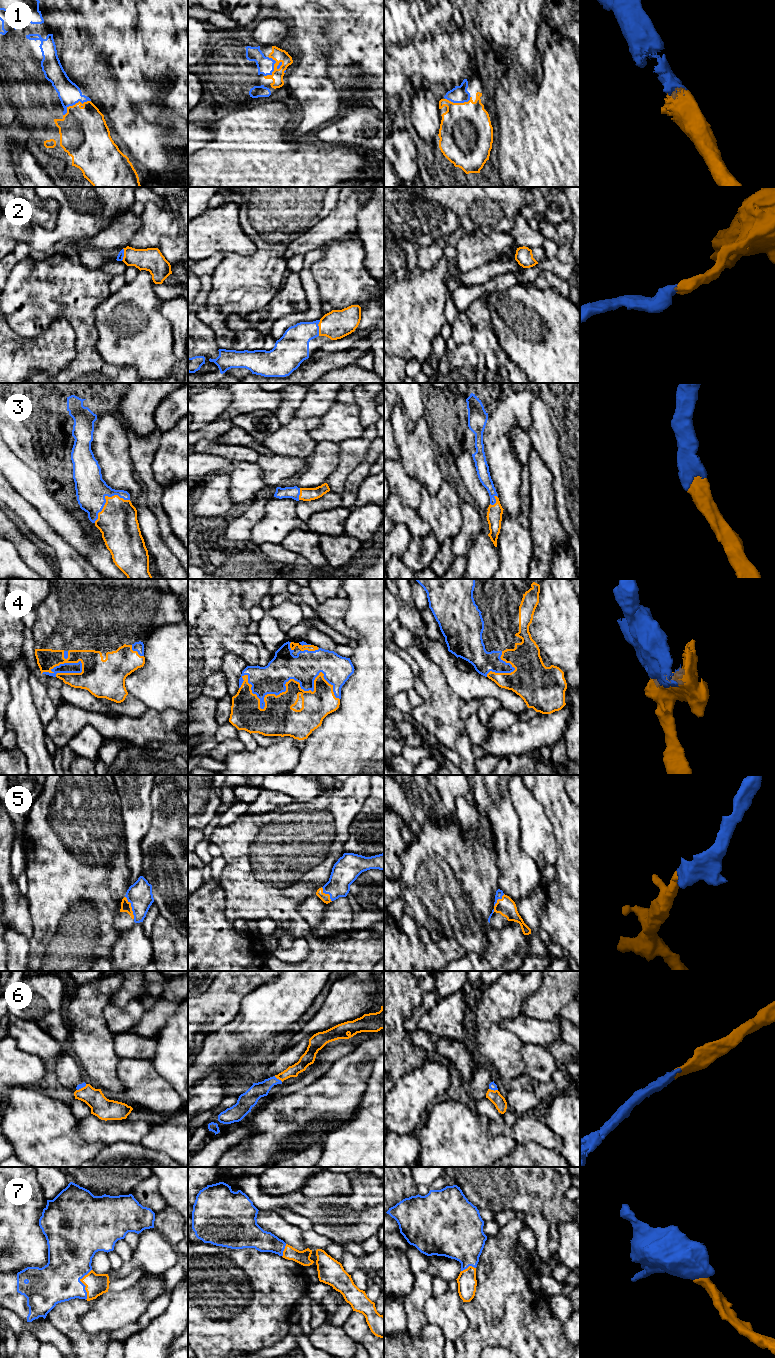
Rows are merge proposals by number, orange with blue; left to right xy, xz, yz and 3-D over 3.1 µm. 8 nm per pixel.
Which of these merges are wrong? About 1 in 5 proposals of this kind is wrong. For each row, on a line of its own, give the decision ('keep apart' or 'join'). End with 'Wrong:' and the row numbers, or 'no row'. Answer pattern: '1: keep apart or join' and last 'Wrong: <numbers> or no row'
1: join
2: join
3: join
4: join
5: join
6: join
7: join
Wrong: no row

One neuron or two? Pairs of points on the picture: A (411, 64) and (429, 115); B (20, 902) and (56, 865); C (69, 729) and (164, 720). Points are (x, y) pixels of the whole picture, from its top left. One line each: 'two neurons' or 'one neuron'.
A: two neurons
B: two neurons
C: one neuron

